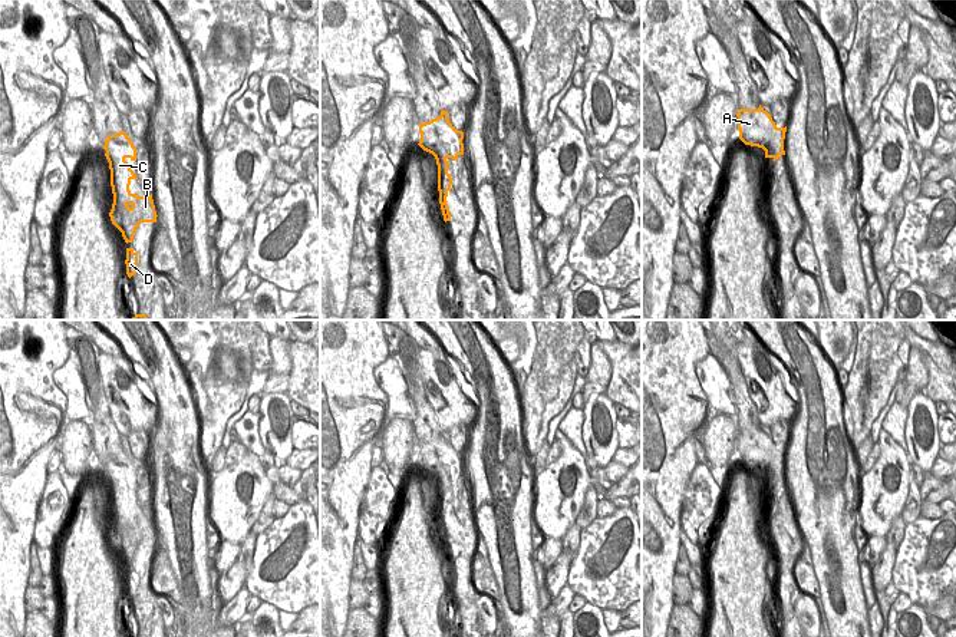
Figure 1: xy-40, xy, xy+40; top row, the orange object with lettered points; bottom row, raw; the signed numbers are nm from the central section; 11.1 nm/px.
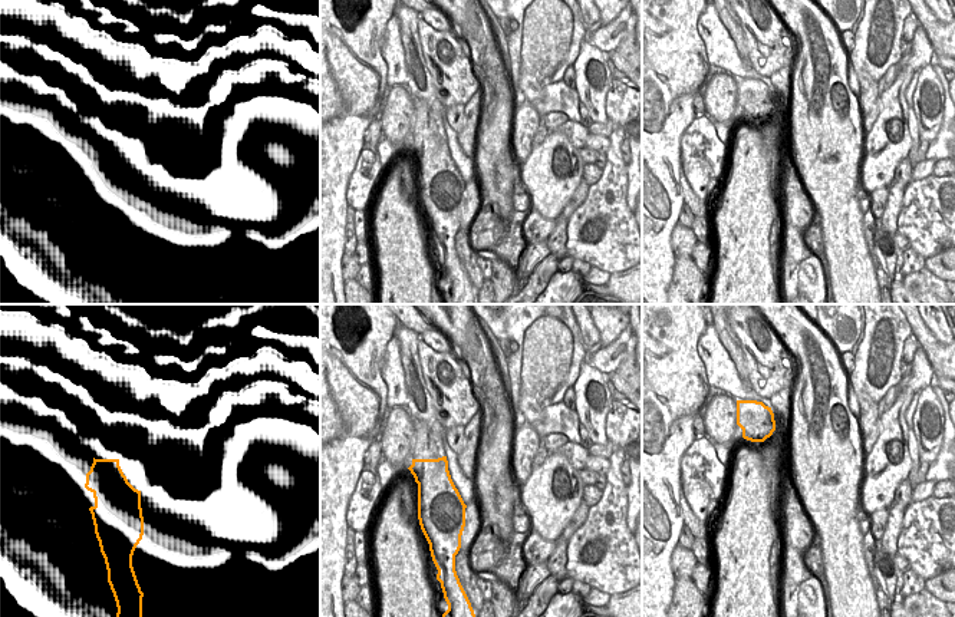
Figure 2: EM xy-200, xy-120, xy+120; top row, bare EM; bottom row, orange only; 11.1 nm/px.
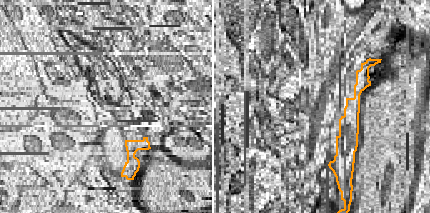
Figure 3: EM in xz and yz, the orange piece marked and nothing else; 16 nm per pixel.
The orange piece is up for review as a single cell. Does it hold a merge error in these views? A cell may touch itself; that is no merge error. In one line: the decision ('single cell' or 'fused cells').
fused cells

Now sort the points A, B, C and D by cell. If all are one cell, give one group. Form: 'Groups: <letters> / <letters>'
Groups: A / B C D.

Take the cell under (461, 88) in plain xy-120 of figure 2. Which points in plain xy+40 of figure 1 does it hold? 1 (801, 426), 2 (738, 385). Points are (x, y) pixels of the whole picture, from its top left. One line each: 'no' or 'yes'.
1: no
2: no

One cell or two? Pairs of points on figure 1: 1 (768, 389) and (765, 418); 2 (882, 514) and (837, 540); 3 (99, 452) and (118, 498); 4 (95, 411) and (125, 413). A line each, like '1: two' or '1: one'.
1: one
2: two
3: one
4: two

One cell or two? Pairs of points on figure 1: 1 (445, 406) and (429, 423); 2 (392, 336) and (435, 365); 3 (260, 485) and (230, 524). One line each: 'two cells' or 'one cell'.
1: two cells
2: two cells
3: one cell

